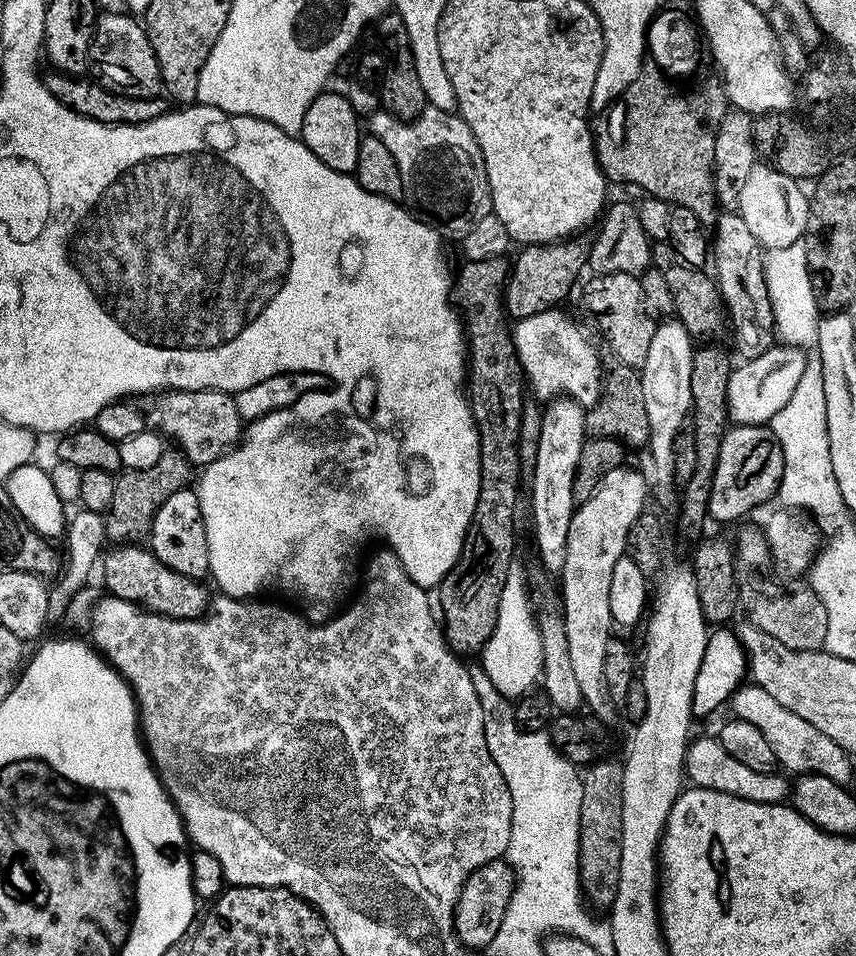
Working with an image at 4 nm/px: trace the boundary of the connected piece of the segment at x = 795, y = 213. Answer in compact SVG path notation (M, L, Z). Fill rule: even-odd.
M757 162L750 170L750 178L742 190L738 214L746 222L750 234L758 238L761 248L771 250L790 246L804 235L809 197L797 181L785 173L780 173L771 163Z

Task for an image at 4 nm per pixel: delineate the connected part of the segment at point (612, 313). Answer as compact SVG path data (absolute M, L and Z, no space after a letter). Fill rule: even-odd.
M606 274L605 276L593 275L592 281L584 288L580 300L584 303L584 312L596 323L596 328L608 339L612 352L617 356L619 363L625 368L637 370L644 367L646 354L650 354L650 338L654 338L657 321L649 314L642 298L642 286L639 276L630 274Z

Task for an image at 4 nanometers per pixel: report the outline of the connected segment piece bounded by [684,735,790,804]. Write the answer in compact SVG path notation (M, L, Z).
M715 735L702 736L689 743L684 751L684 775L689 785L759 804L783 804L790 796L790 780L787 775L776 770L770 773L750 770L745 763L738 762Z

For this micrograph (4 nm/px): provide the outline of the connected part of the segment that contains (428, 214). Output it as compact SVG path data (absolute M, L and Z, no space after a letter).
M425 106L413 120L407 121L377 110L367 117L366 128L394 154L394 162L402 170L403 207L445 241L463 241L471 228L491 213L482 150L459 114Z

